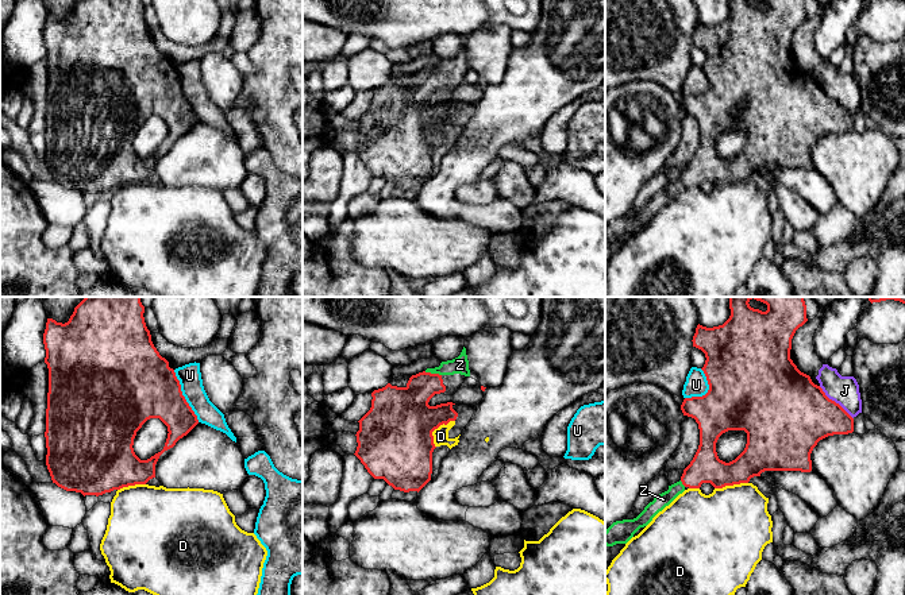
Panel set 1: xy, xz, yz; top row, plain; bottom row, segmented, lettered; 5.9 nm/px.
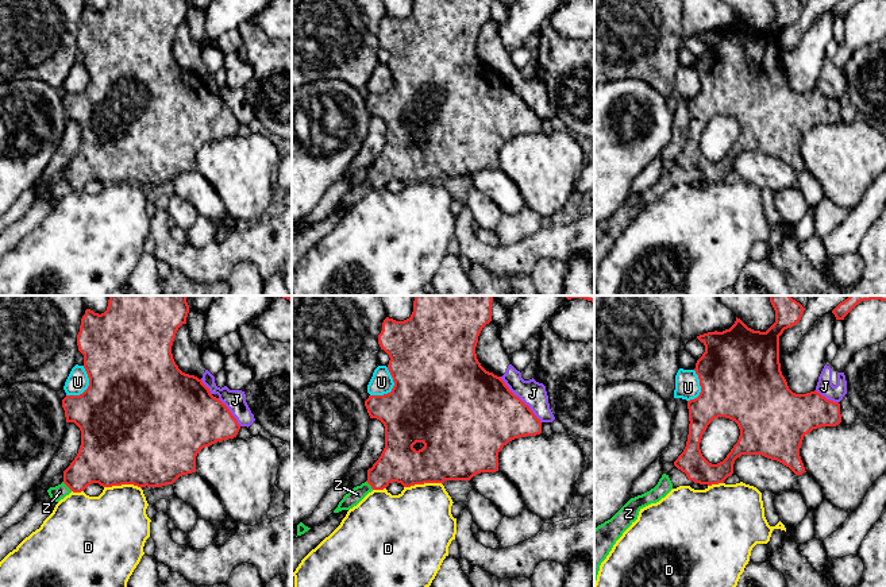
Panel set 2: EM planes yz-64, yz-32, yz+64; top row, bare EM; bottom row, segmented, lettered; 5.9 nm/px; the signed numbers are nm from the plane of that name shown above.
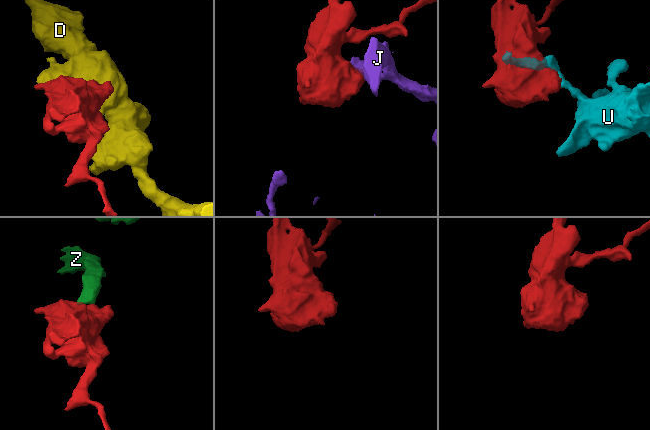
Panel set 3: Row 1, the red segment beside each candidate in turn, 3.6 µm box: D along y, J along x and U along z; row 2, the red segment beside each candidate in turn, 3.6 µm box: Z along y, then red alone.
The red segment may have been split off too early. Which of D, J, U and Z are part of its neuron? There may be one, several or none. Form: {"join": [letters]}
{"join": ["Z"]}

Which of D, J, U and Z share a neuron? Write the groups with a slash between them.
D / J / U / Z

